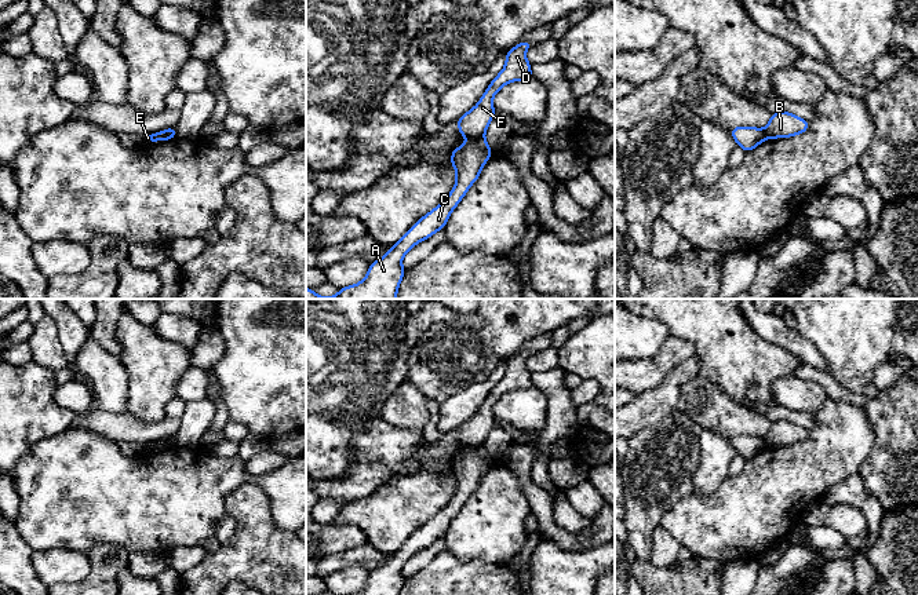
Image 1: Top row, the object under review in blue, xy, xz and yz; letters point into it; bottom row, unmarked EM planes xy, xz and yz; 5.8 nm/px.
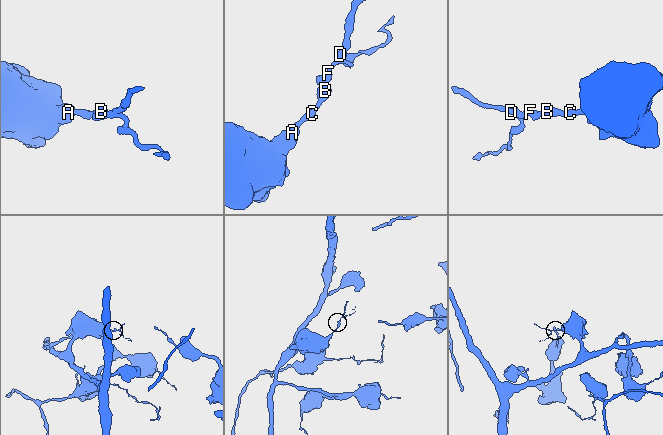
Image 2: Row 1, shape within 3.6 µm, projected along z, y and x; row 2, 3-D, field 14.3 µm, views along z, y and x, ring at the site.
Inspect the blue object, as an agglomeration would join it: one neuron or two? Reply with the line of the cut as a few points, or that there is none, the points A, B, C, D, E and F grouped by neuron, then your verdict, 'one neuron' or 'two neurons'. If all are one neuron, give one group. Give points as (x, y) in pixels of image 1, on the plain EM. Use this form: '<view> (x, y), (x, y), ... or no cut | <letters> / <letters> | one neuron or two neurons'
xz (483, 445), (470, 449) | A B C / D E F | two neurons

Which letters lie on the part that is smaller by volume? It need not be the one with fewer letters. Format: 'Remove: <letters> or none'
Remove: D, E, F

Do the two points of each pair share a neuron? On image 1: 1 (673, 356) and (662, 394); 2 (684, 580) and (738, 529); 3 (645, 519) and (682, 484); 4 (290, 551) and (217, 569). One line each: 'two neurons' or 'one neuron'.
1: two neurons
2: two neurons
3: one neuron
4: one neuron

